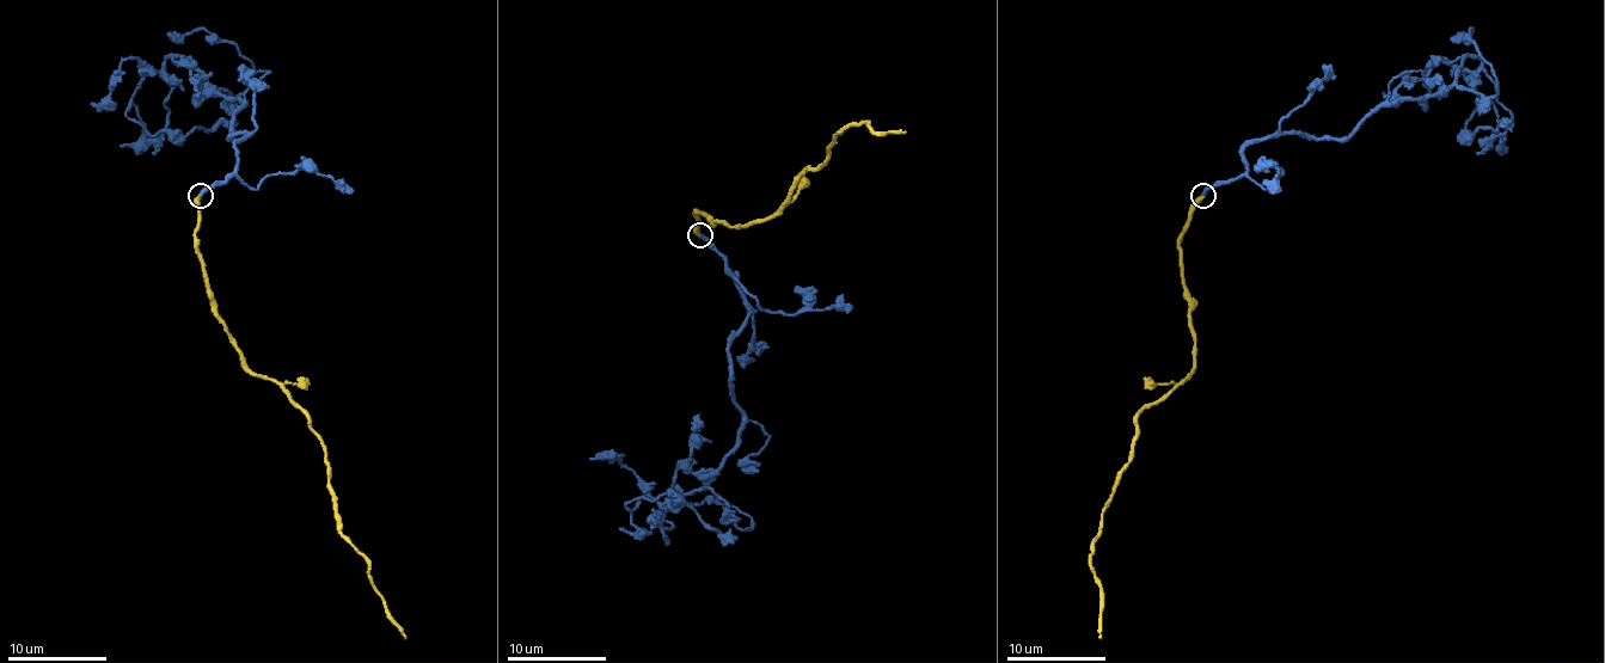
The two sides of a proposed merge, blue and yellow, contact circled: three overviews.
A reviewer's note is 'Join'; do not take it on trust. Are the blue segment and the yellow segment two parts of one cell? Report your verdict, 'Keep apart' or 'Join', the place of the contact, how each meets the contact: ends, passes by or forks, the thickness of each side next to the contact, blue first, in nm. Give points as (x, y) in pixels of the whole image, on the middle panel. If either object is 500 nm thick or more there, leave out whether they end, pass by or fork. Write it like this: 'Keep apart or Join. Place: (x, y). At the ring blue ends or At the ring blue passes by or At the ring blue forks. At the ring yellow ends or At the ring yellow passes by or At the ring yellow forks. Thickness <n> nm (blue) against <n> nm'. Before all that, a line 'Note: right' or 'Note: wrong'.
Note: right
Join. Place: (700, 234). At the ring blue ends. At the ring yellow ends. Thickness 320 nm (blue) against 400 nm

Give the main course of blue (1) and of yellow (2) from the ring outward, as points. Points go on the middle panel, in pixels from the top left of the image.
1: (699, 235), (746, 307), (729, 347), (739, 447), (665, 514), (644, 496), (625, 505), (677, 493), (734, 544)
2: (699, 235), (697, 210), (739, 226), (771, 215), (808, 169), (826, 161), (831, 143), (849, 127), (905, 132)

